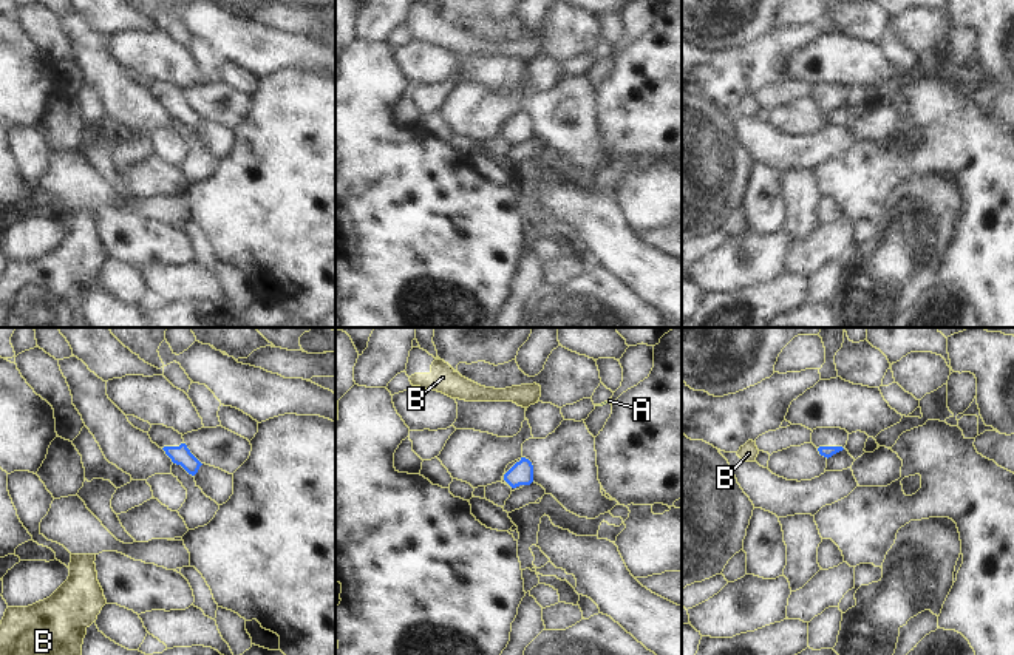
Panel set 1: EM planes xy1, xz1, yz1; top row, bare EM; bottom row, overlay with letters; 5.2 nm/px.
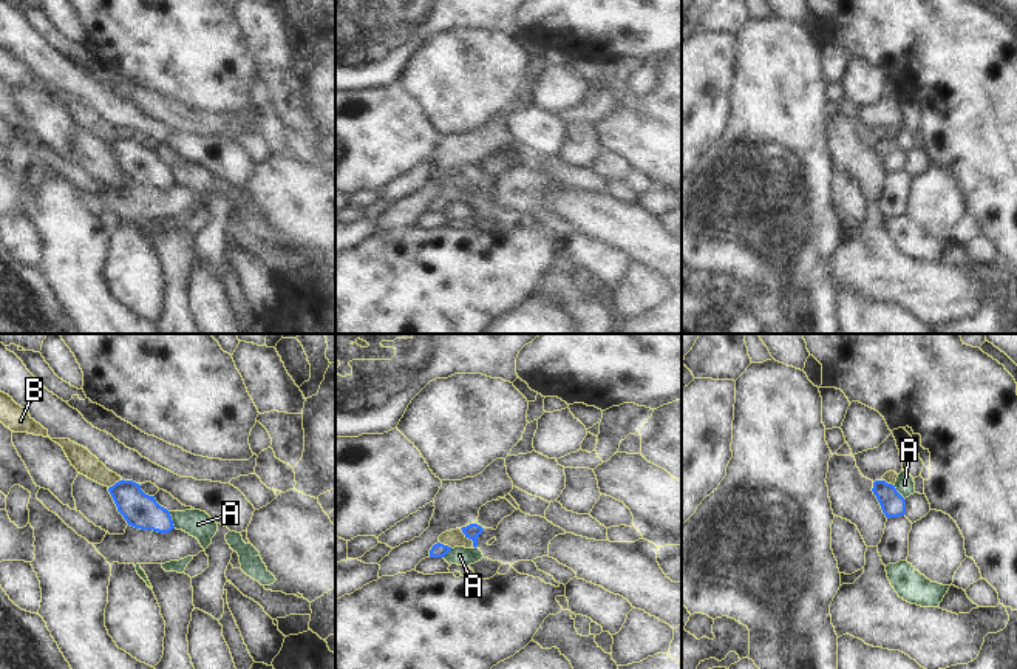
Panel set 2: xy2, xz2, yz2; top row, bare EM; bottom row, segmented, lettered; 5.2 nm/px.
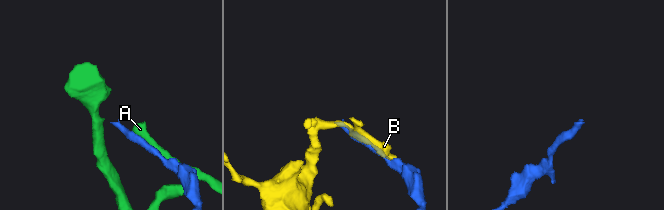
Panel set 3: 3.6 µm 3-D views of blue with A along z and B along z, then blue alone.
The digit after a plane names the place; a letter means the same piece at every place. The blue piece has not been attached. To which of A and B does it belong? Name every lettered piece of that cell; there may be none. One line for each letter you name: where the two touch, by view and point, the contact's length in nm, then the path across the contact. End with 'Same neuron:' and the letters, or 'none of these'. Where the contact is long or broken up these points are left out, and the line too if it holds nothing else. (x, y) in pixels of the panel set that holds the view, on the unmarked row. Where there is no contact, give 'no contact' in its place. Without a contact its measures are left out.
Same neuron: none of these

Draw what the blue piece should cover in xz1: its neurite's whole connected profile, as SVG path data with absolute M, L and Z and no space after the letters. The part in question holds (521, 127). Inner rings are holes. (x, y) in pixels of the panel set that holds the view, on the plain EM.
M521 111L509 117L501 136L509 139L512 145L522 142L524 139L530 139L533 136L532 116Z

